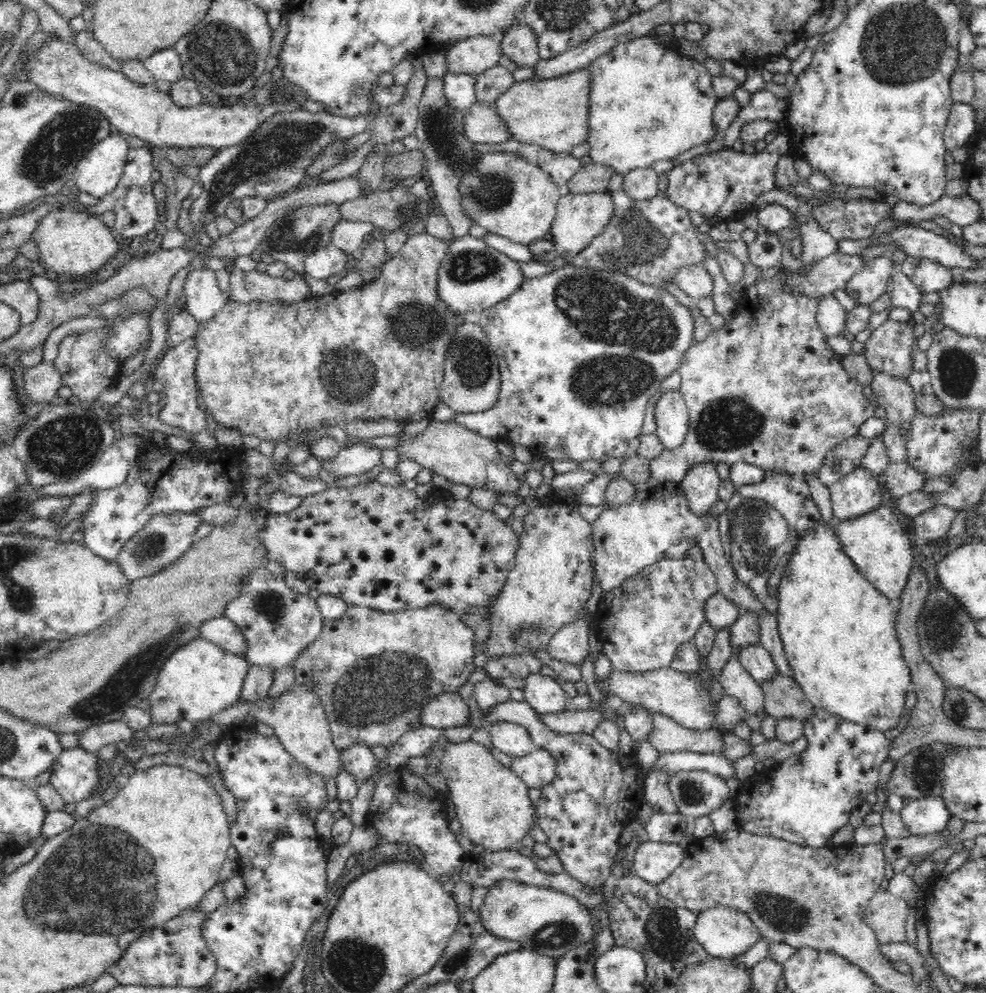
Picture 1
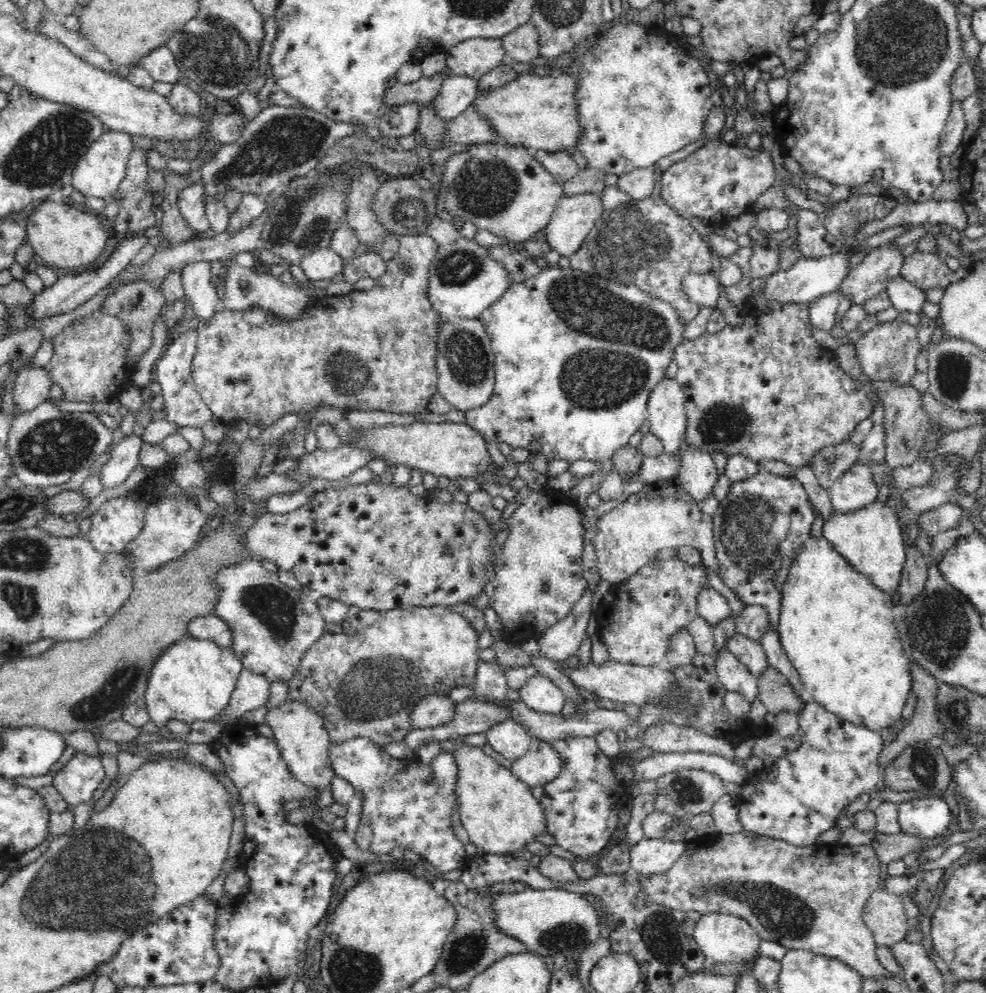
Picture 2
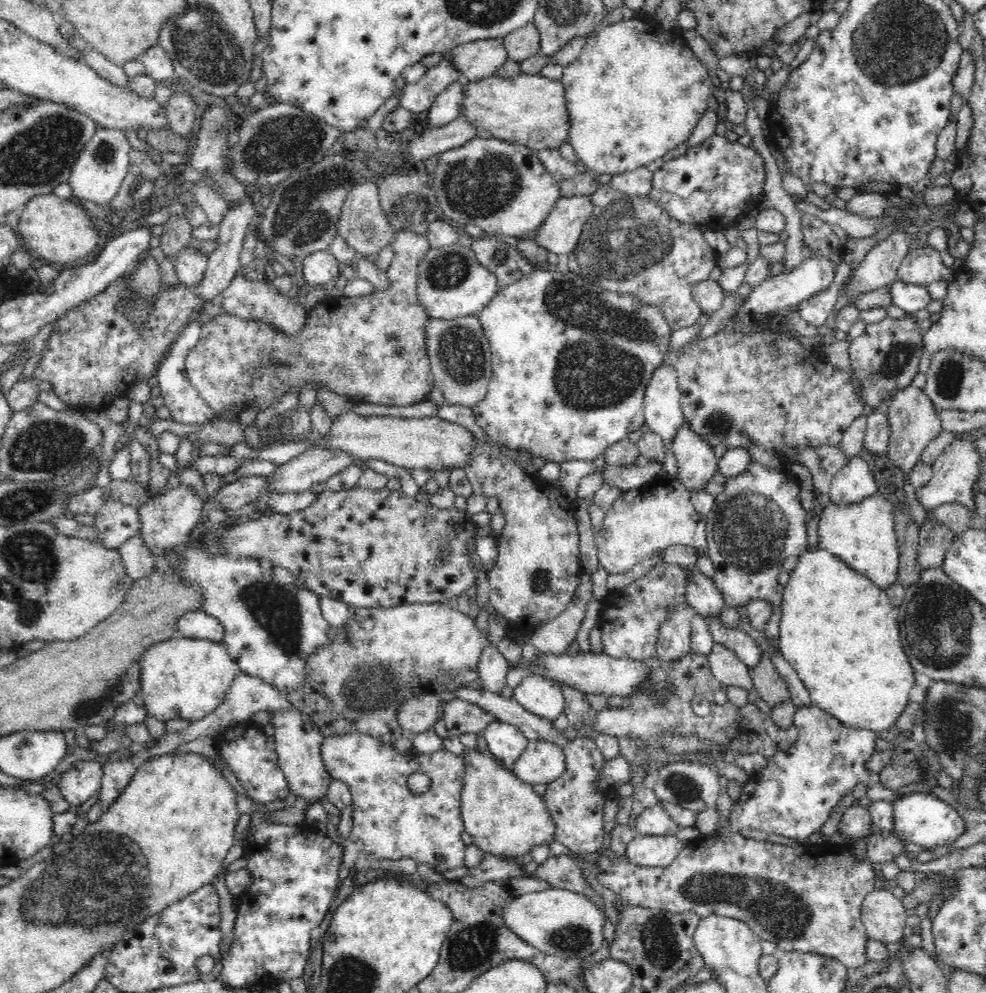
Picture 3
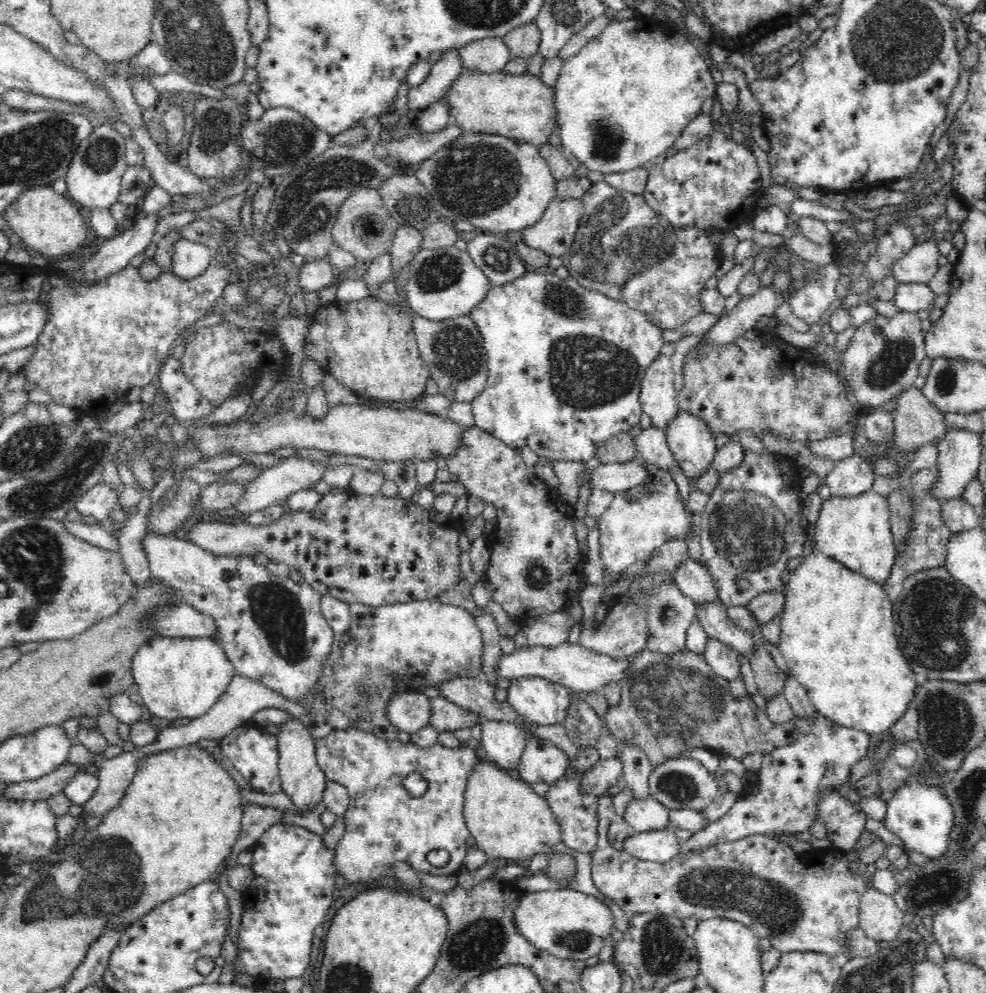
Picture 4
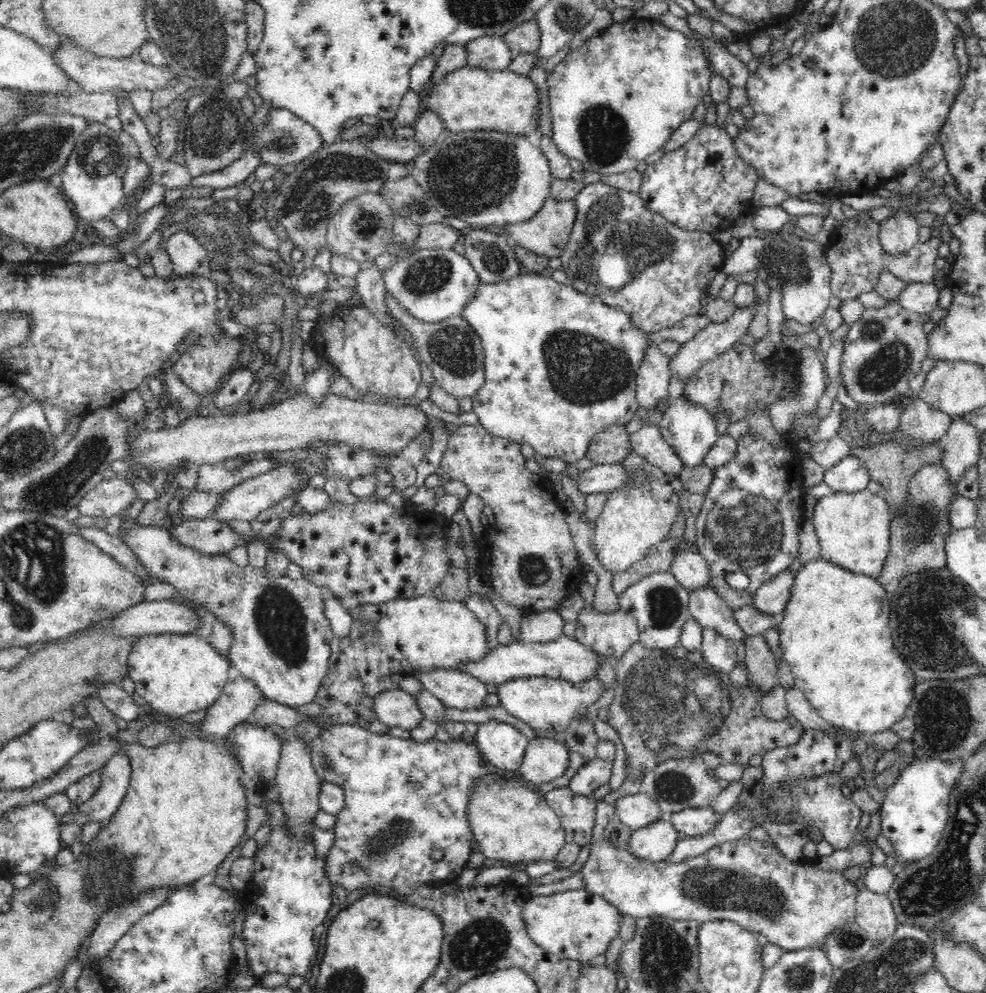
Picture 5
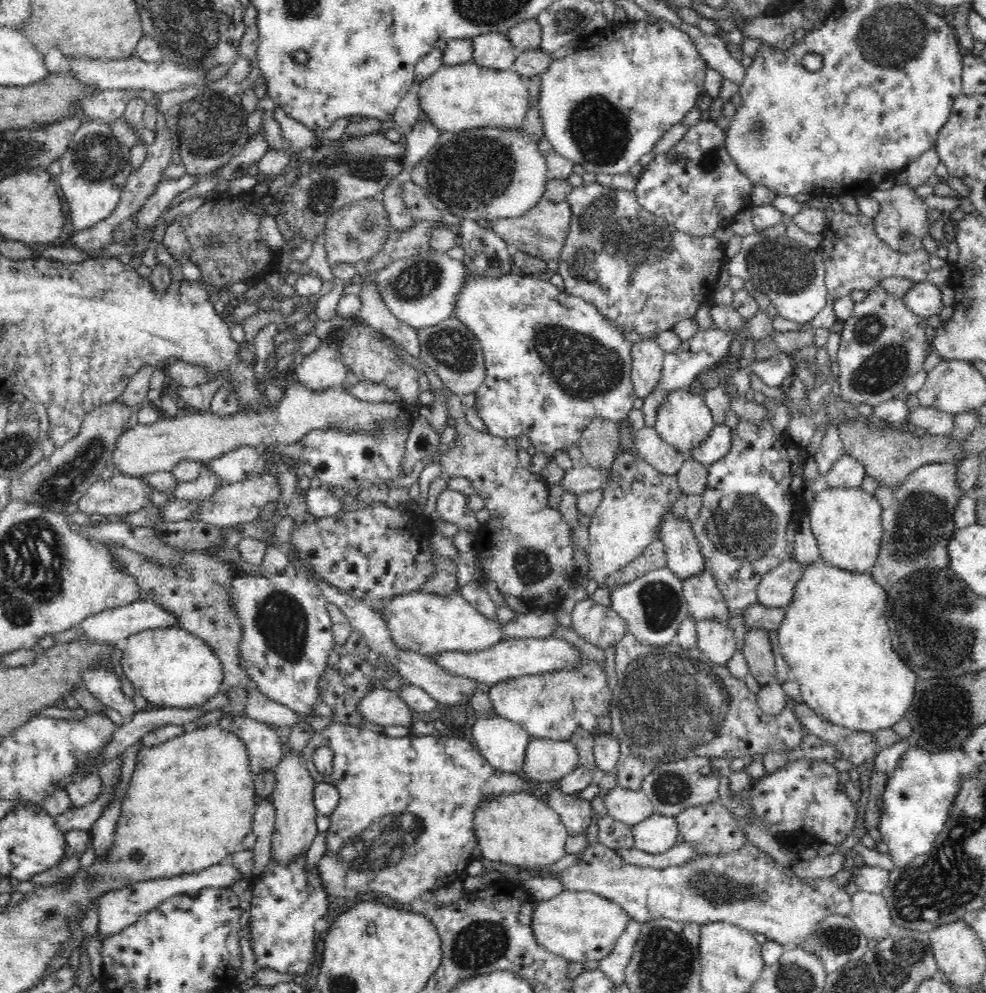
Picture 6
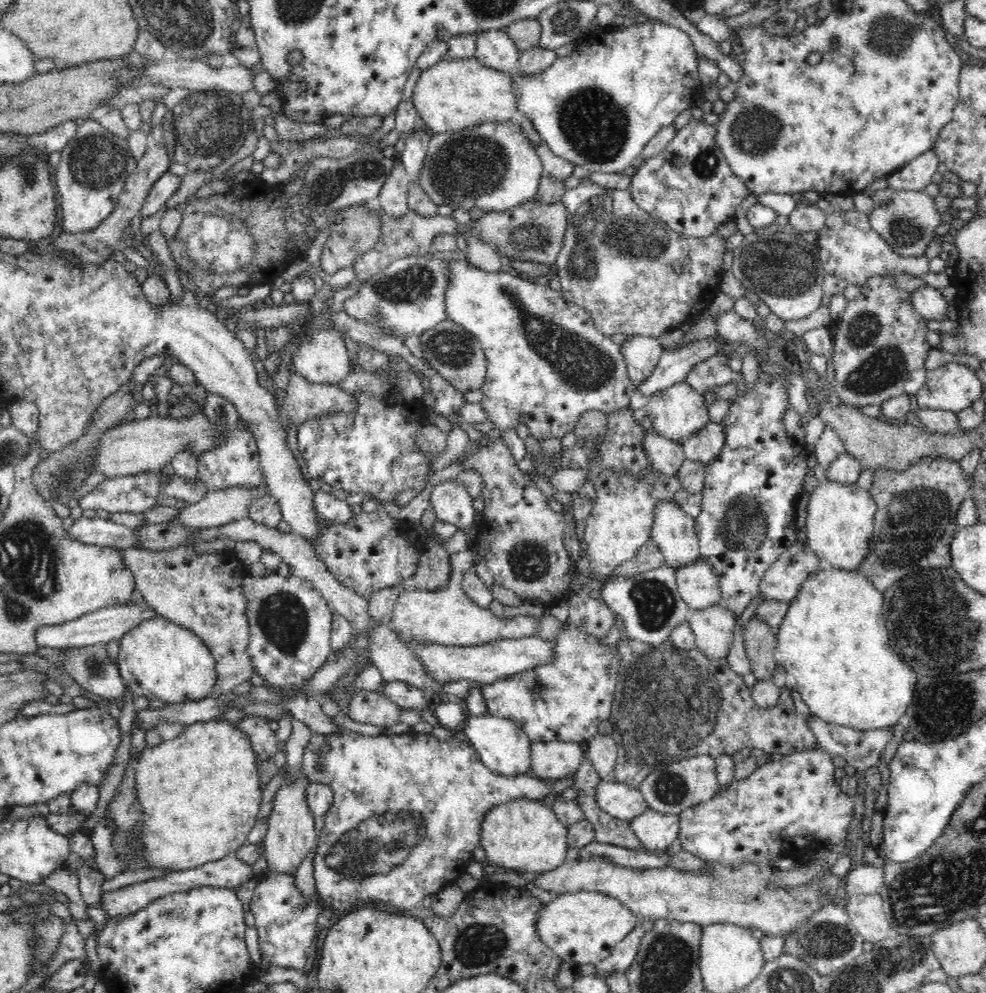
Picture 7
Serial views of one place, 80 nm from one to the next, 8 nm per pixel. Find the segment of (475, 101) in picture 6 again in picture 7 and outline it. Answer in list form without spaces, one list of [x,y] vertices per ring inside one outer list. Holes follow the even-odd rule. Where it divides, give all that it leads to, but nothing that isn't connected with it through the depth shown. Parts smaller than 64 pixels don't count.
[[[444,56],[434,66],[422,70],[410,98],[419,117],[434,134],[462,132],[476,124],[518,119],[512,79],[477,61],[477,58]]]

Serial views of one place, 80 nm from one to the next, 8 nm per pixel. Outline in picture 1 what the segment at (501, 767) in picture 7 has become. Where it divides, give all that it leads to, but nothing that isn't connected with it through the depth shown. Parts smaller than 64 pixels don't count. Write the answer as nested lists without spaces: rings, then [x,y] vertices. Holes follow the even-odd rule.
[[[499,722],[488,729],[493,746],[513,759],[526,756],[535,744],[526,728],[515,723]]]

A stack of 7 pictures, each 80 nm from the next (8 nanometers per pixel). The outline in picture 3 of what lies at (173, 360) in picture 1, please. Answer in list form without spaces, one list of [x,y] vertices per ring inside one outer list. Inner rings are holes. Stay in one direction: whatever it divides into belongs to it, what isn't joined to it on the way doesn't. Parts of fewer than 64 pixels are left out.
[[[195,319],[194,322],[190,322],[184,327],[174,344],[170,346],[166,356],[160,360],[160,364],[157,366],[157,374],[159,380],[159,387],[161,397],[165,401],[165,406],[171,412],[171,416],[175,421],[182,422],[184,424],[205,424],[216,416],[215,410],[202,398],[196,388],[192,386],[191,380],[188,378],[186,372],[186,354],[190,352],[190,348],[194,348],[195,344],[198,344],[201,336],[201,324]]]

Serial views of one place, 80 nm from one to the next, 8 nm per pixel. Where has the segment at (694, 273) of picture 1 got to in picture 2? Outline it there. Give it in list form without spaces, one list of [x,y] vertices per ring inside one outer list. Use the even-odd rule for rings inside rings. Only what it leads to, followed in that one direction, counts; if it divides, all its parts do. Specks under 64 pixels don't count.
[[[712,272],[706,274],[687,274],[683,282],[684,292],[692,302],[702,306],[717,308],[720,296],[720,281]]]

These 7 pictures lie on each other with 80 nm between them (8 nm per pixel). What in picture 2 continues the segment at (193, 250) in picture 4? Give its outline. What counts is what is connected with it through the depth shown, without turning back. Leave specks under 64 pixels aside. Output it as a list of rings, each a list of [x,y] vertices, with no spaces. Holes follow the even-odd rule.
[[[206,261],[184,264],[180,270],[181,284],[189,300],[189,312],[199,321],[207,321],[222,312],[223,300],[218,297],[210,281],[210,263]]]

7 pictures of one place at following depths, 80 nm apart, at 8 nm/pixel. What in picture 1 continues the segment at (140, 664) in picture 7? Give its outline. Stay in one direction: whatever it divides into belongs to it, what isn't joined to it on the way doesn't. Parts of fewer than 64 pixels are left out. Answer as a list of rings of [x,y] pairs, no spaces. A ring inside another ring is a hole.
[[[198,637],[178,648],[161,668],[154,680],[154,690],[147,698],[149,715],[152,725],[174,726],[183,720],[195,724],[212,720],[215,714],[236,703],[249,666],[243,656],[224,651],[216,643]]]

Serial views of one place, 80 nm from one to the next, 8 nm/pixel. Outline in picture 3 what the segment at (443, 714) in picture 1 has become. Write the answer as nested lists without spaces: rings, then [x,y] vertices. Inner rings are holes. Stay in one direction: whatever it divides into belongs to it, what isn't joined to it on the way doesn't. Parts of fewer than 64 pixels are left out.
[[[432,693],[418,694],[402,700],[396,708],[397,722],[406,734],[429,730],[442,714],[442,702]]]

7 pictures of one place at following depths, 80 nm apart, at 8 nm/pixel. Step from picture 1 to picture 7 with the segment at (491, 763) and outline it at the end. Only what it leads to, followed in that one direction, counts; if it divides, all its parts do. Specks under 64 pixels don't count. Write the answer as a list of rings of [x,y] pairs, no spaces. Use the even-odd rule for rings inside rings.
[[[535,799],[511,800],[498,805],[484,817],[480,831],[480,845],[487,854],[491,868],[503,867],[516,872],[545,873],[562,867],[569,844],[568,829],[553,809]]]

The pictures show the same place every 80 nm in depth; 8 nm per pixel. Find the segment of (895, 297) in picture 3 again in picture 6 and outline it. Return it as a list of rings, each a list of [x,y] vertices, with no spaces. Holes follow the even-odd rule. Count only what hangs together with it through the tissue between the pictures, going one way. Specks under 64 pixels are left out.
[[[927,280],[916,283],[914,288],[905,294],[904,300],[914,314],[927,319],[939,315],[945,307],[941,289]]]

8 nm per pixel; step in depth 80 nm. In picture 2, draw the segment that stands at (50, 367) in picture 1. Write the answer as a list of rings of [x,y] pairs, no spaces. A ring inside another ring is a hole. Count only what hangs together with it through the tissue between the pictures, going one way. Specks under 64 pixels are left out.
[[[42,367],[24,369],[17,373],[14,380],[12,399],[19,412],[29,411],[49,400],[49,388],[52,376],[48,375]]]

